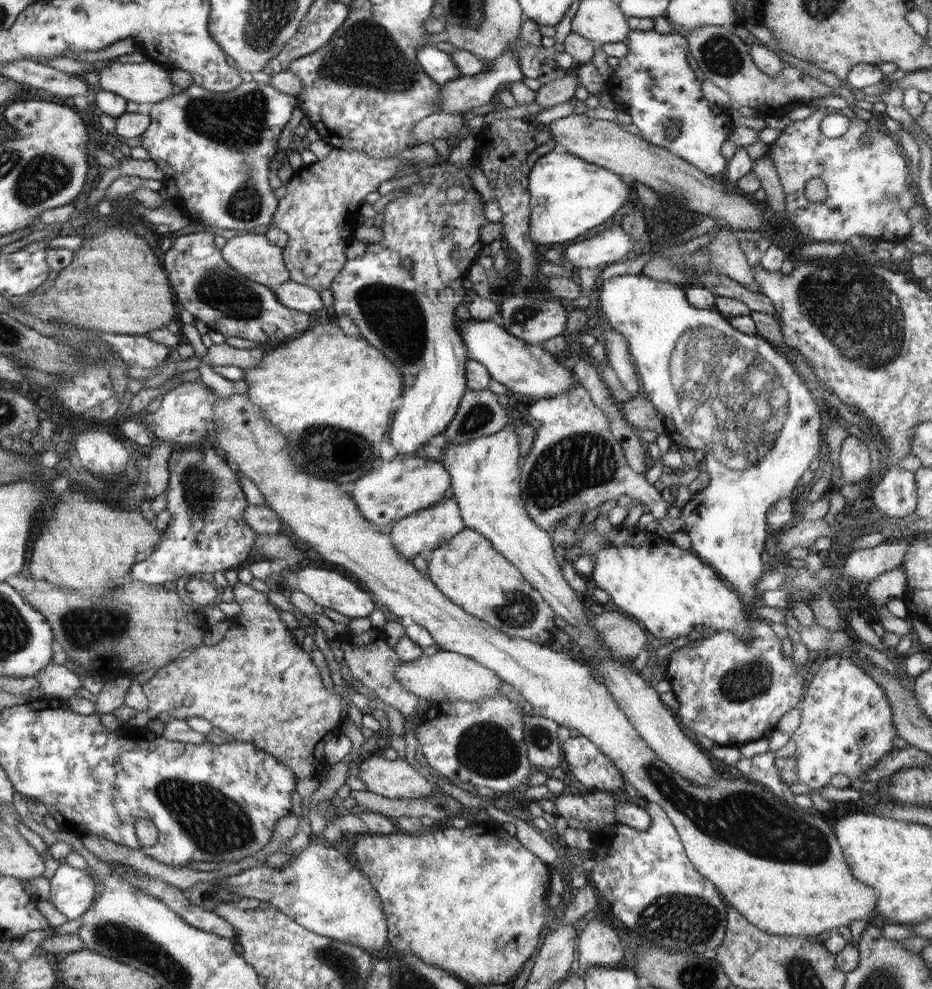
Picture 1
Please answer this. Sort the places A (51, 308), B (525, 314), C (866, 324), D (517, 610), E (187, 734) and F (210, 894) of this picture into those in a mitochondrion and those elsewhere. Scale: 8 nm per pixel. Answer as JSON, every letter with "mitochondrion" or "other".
{"A":"other","B":"mitochondrion","C":"mitochondrion","D":"mitochondrion","E":"other","F":"mitochondrion"}

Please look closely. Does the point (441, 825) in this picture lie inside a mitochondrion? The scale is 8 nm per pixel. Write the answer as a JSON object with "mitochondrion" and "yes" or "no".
{"mitochondrion":"no"}

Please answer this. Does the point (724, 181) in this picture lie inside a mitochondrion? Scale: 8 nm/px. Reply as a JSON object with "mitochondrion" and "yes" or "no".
{"mitochondrion":"no"}

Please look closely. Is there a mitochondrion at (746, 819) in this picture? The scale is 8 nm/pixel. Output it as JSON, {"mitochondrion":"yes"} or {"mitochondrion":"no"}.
{"mitochondrion":"yes"}

